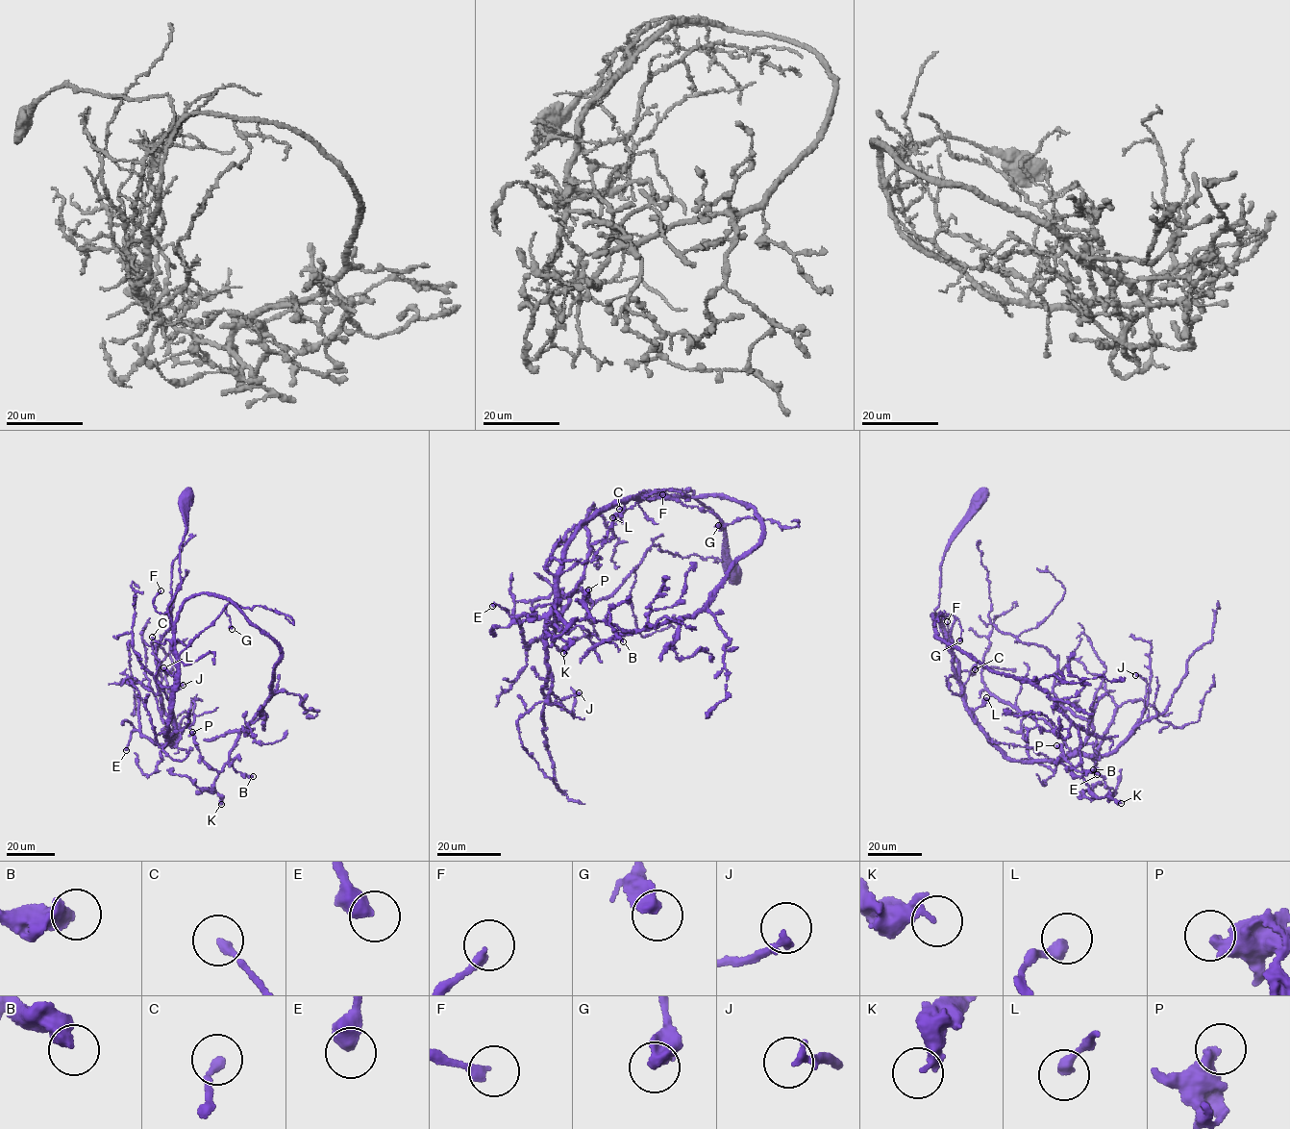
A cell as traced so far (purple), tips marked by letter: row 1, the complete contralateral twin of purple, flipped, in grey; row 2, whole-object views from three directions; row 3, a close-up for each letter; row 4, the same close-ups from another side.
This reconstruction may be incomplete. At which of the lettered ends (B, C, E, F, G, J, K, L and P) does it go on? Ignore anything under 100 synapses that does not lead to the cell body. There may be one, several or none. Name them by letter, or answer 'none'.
none

